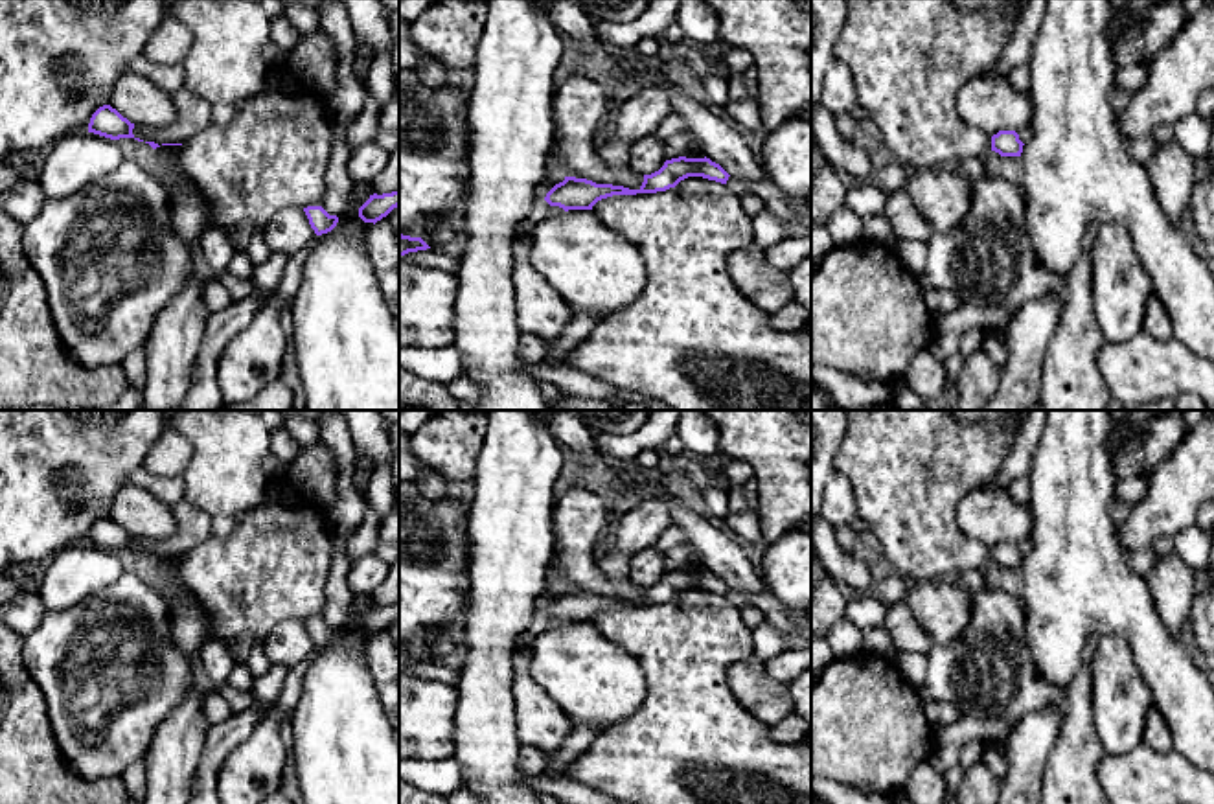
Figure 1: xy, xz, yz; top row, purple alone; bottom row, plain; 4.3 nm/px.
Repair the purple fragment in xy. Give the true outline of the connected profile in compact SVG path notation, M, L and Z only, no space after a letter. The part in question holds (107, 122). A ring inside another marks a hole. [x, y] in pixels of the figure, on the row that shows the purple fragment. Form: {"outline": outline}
{"outline": "M110 105L99 107L88 123L88 132L120 140L120 138L134 138L132 134L134 123L123 118L116 109Z"}

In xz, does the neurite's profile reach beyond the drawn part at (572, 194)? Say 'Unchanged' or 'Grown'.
Unchanged

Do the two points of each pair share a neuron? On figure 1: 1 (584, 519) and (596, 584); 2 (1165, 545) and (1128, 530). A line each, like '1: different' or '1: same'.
1: same
2: different

